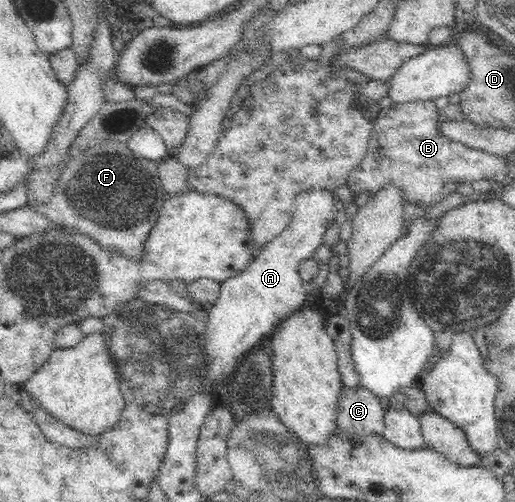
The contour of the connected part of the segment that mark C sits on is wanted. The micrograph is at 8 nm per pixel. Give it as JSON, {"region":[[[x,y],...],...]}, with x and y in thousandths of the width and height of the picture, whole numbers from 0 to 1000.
{"region":[[[664,769],[654,811],[654,849],[678,871],[709,863],[744,865],[748,817],[713,773]]]}

